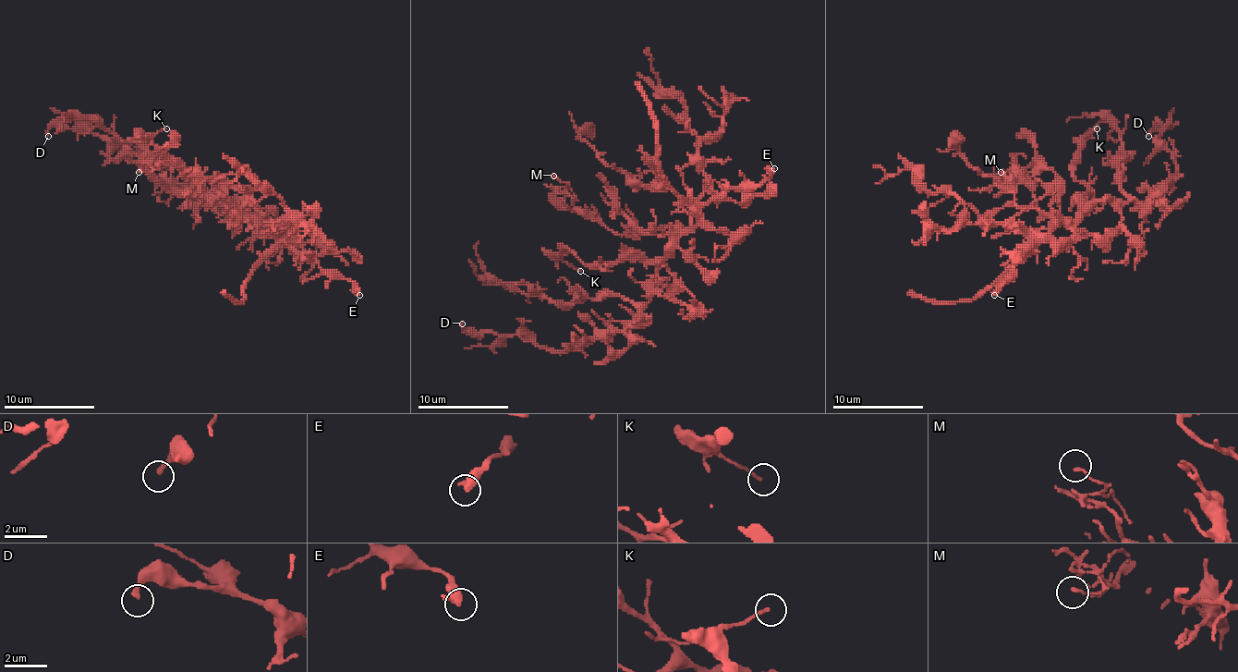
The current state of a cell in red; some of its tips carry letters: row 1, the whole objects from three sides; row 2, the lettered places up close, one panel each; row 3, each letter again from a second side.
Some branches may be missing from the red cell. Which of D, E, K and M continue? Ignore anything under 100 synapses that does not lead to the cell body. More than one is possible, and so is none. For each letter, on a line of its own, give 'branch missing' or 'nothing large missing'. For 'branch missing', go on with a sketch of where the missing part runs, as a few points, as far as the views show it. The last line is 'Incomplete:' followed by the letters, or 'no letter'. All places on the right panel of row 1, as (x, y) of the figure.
D: nothing large missing
E: nothing large missing
K: nothing large missing
M: nothing large missing
Incomplete: no letter

